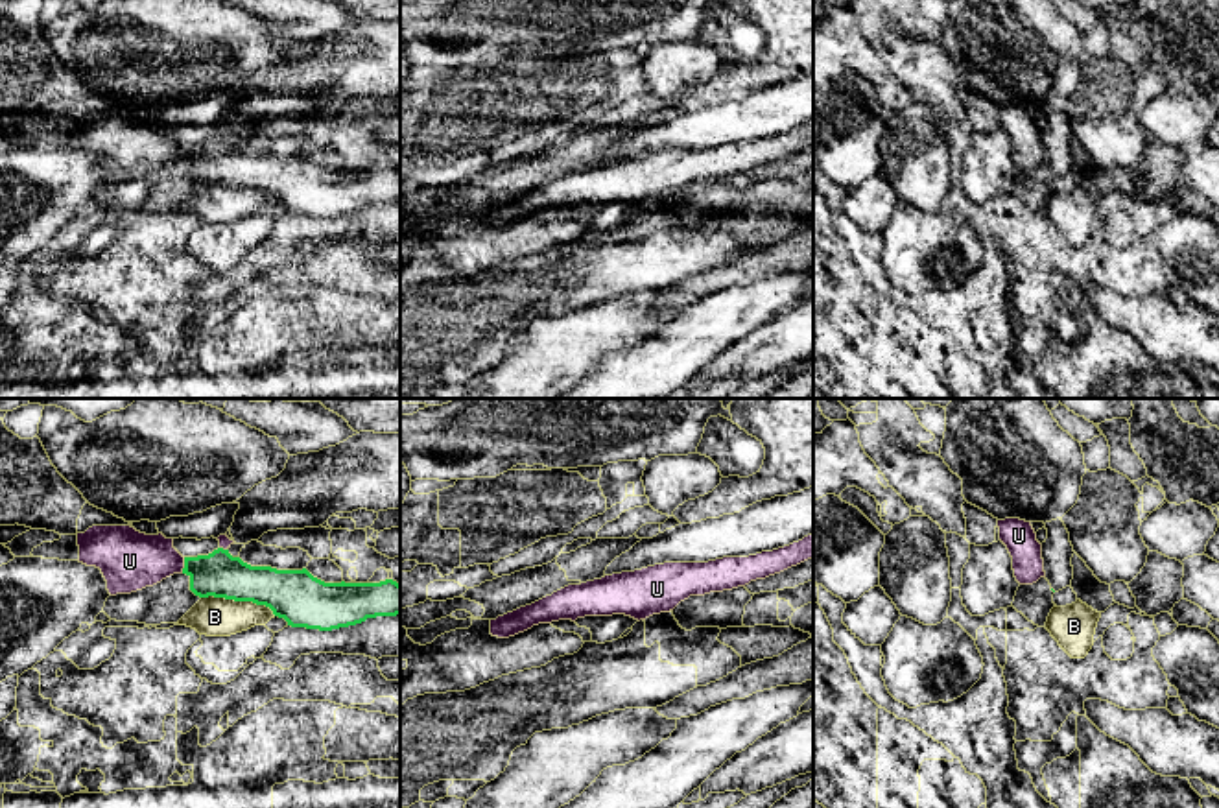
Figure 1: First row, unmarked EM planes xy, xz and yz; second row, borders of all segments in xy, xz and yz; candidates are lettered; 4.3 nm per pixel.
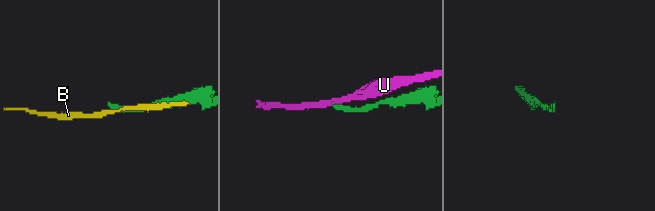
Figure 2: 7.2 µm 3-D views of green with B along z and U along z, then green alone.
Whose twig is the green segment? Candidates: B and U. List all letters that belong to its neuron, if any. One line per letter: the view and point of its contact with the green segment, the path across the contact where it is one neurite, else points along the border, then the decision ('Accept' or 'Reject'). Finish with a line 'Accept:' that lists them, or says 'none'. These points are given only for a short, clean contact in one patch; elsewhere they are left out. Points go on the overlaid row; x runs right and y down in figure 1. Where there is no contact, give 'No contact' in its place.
B: Touches green at xy (238, 600). Reject
U: Touches green at xy (185, 565). Boundary: xy (185, 558), (181, 572). Reject
Accept: none

